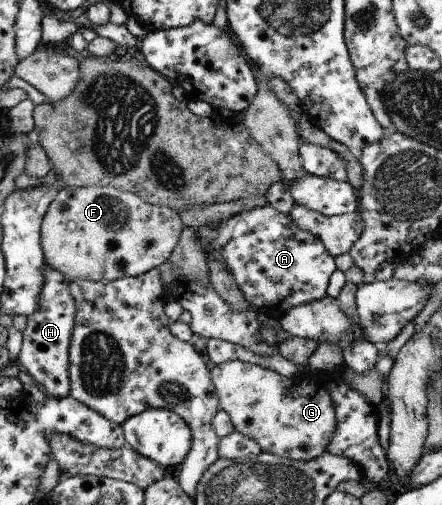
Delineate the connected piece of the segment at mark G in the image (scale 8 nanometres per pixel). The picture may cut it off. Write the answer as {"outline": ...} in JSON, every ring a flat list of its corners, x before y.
{"outline":[[242,361,217,364,211,370,220,408,228,413,235,431,255,440,262,452,292,461,313,460,327,451,327,444,337,428,333,400,327,392,328,382,335,374,282,377]]}

